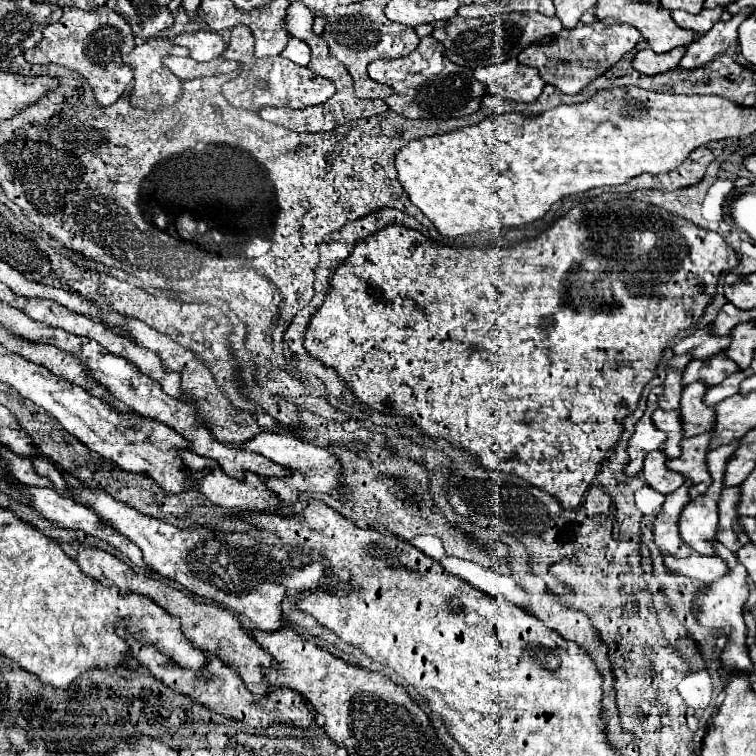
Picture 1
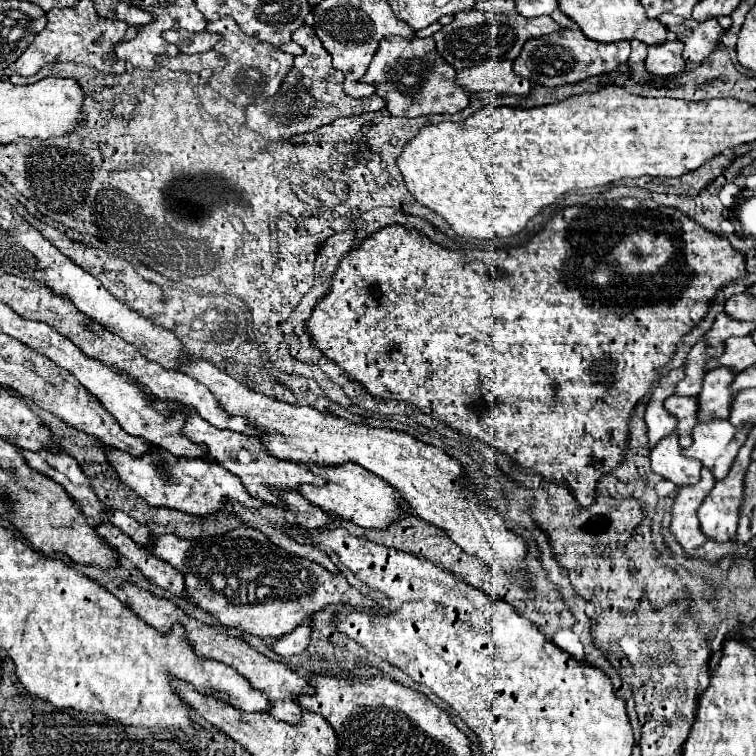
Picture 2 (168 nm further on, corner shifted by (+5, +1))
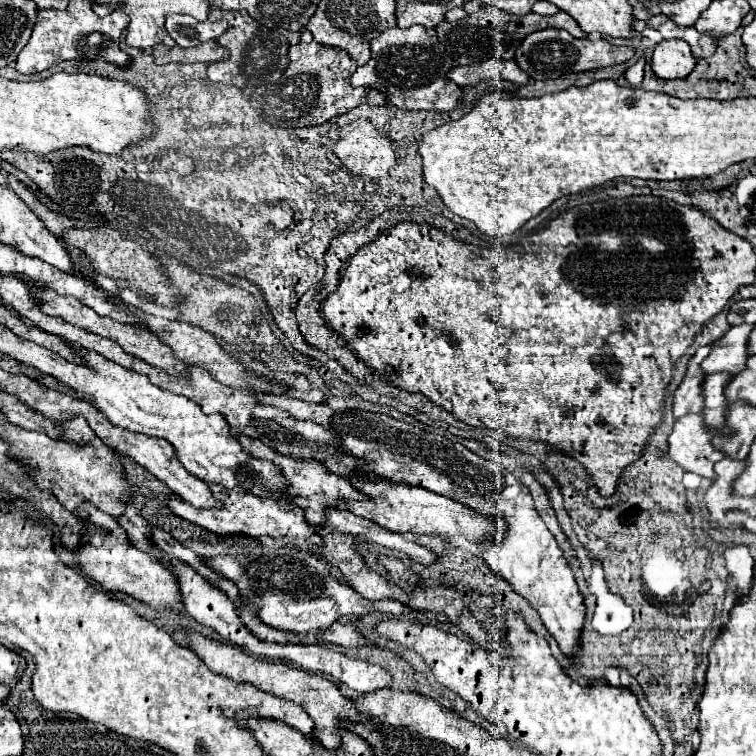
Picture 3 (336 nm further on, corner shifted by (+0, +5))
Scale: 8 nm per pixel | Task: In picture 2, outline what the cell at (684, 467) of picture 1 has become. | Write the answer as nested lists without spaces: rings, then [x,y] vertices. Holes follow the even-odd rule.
[[[713,420],[713,422],[699,422],[693,428],[693,446],[685,450],[687,456],[697,458],[709,468],[717,480],[729,474],[731,464],[745,444],[751,426],[733,426],[729,420]]]

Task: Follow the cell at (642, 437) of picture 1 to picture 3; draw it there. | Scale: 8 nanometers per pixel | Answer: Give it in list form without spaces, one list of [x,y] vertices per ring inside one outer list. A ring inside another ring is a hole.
[[[702,346],[690,358],[686,376],[674,392],[674,404],[672,404],[674,418],[682,418],[682,416],[688,416],[688,414],[702,410],[702,398],[698,398],[698,386],[702,384],[704,374],[698,374],[698,364],[706,358],[708,352],[710,352],[710,346]]]

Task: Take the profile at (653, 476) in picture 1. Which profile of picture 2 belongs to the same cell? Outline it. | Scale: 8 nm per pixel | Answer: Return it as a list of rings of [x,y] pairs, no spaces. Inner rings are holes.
[[[673,432],[665,436],[661,442],[657,442],[657,446],[651,450],[651,468],[653,472],[675,482],[677,486],[687,486],[701,480],[703,466],[701,462],[683,454],[679,438]]]

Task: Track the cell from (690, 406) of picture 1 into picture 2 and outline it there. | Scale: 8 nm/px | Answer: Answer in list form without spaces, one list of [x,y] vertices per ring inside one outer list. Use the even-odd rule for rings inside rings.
[[[713,368],[707,372],[699,394],[699,422],[729,418],[729,402],[733,402],[735,394],[729,392],[729,382],[733,382],[733,378],[735,372],[729,368]]]

